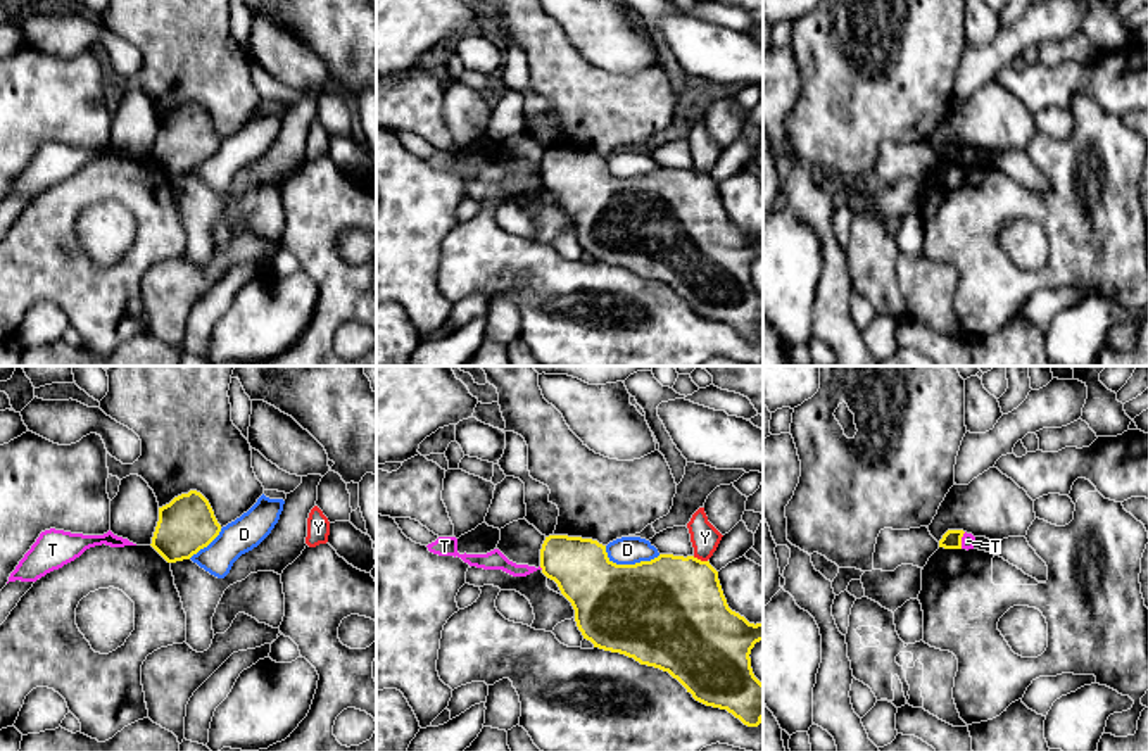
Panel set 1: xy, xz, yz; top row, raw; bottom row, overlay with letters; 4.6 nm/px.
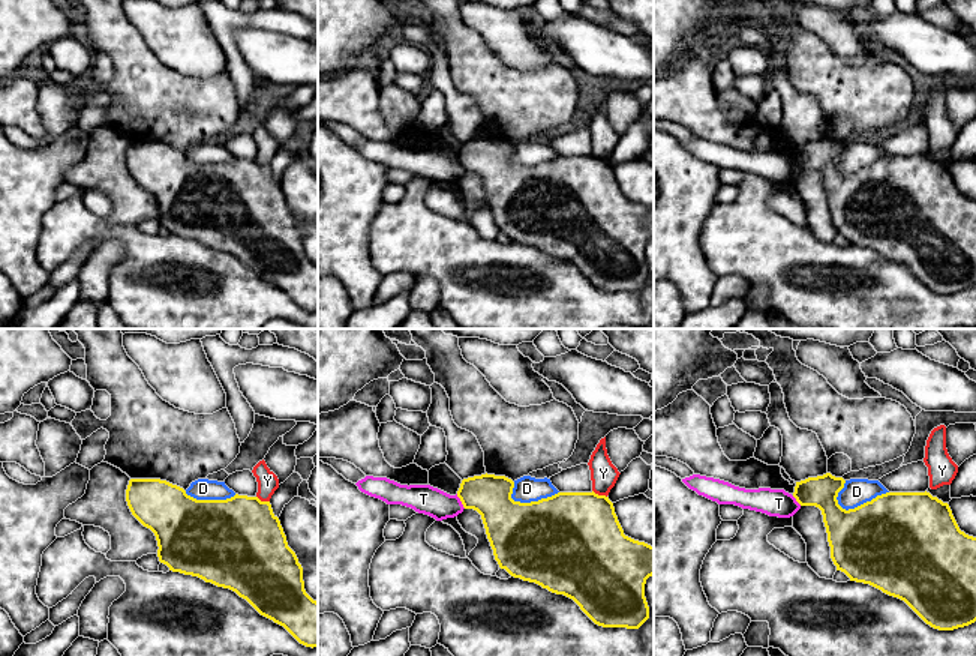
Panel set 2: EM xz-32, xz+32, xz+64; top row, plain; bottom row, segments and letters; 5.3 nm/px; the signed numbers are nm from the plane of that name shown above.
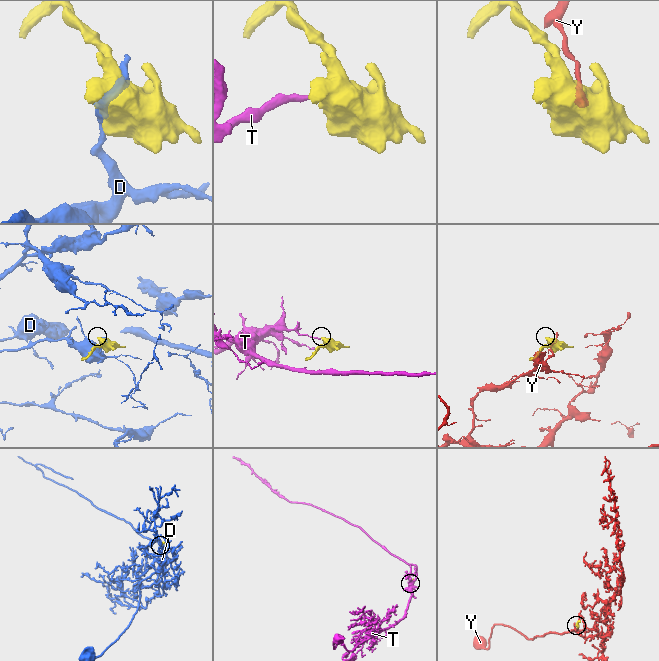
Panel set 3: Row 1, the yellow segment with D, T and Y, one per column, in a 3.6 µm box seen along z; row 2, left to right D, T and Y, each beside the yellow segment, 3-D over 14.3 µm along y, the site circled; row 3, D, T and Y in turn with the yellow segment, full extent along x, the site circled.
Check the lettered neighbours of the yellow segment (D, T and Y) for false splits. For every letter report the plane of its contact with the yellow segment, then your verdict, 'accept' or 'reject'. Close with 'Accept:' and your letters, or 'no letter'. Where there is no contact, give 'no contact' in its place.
D: xz | reject
T: yz | reject
Y: xz | reject
Accept: no letter

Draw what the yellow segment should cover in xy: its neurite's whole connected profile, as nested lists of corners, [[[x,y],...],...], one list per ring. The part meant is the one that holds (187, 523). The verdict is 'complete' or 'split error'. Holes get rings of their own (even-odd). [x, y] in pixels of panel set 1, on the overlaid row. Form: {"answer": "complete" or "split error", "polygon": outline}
{"answer": "complete", "polygon": [[[197,490],[174,497],[159,508],[152,547],[167,561],[190,559],[221,532],[209,501]]]}

